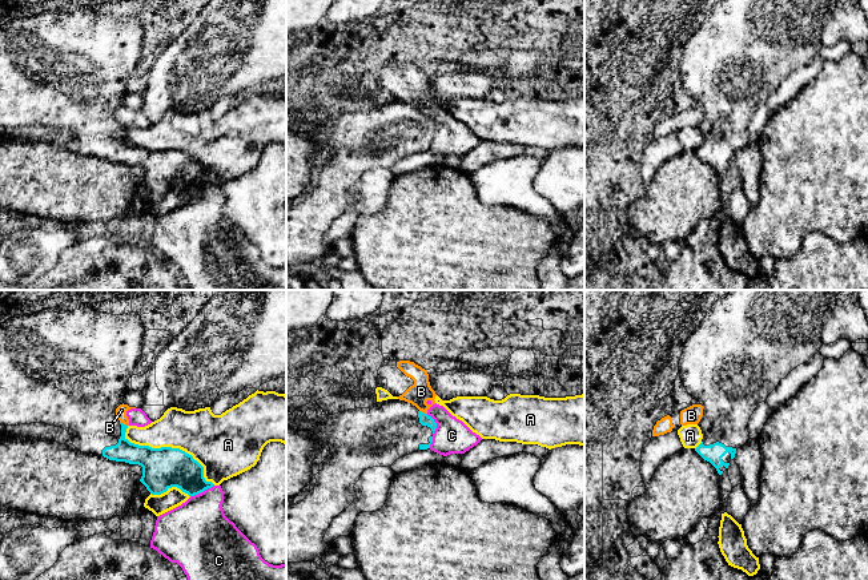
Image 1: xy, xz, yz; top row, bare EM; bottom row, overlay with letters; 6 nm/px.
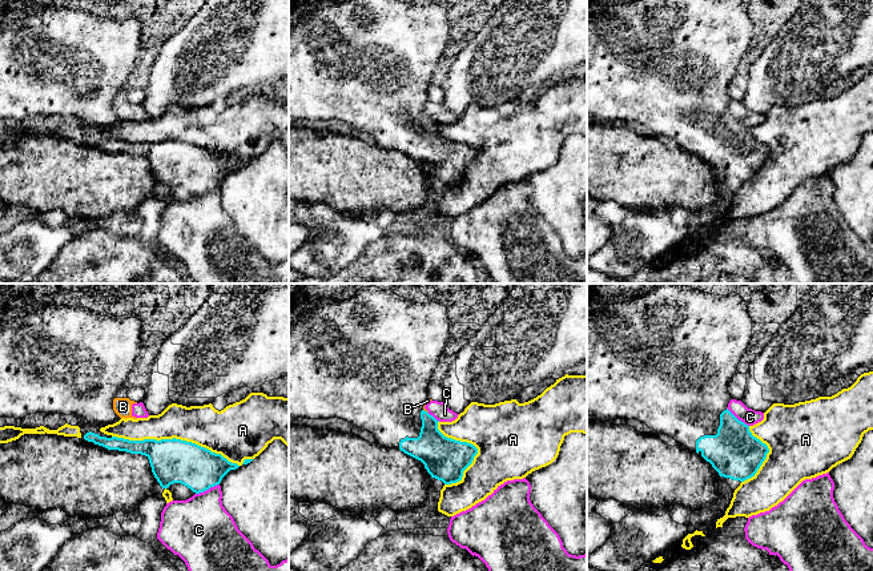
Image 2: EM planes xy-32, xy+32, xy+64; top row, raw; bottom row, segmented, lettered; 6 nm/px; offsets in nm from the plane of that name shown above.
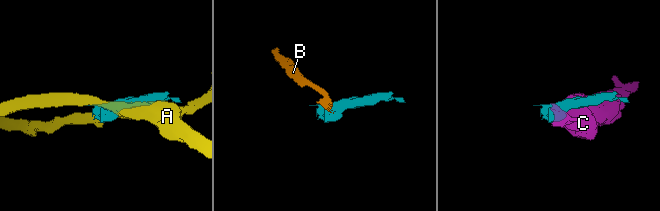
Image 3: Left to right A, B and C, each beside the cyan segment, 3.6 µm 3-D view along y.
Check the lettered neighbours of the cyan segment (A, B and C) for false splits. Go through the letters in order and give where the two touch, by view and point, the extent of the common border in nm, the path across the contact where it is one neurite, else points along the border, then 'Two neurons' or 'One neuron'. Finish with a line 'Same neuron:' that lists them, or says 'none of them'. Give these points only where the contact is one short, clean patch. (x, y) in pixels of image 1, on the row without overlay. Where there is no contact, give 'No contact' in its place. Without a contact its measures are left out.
A: Touches cyan at xy (169, 149). Shared border 650 nm. Two neurons
B: Touches cyan at xy (123, 125). Shared border 60 nm. Boundary: xy (120, 123), (127, 128). Two neurons
C: Touches cyan at xy (201, 193). Shared border 160 nm. Two neurons
Same neuron: none of them

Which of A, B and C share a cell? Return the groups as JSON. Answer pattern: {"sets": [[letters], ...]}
{"sets": [["A"], ["B", "C"]]}

